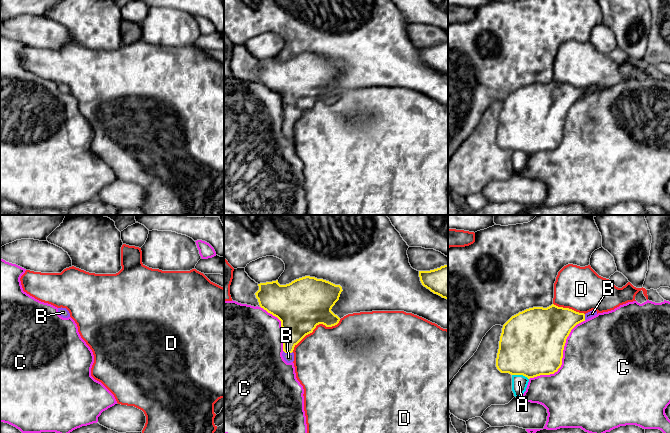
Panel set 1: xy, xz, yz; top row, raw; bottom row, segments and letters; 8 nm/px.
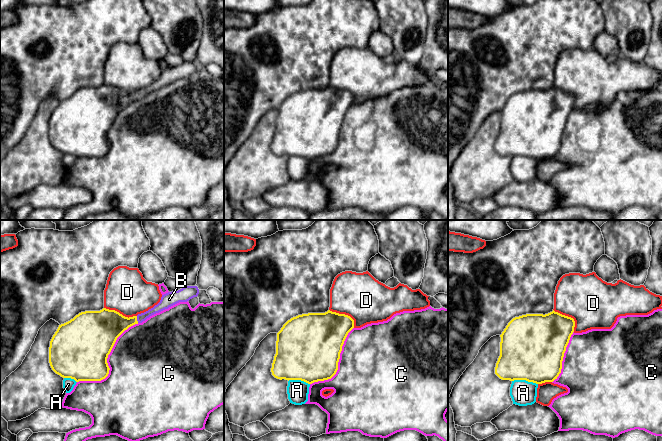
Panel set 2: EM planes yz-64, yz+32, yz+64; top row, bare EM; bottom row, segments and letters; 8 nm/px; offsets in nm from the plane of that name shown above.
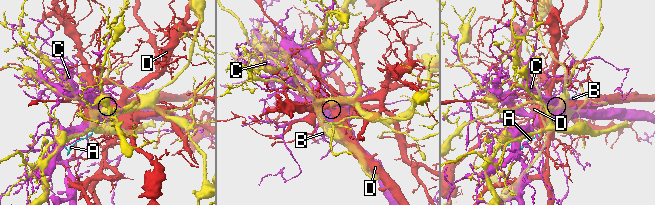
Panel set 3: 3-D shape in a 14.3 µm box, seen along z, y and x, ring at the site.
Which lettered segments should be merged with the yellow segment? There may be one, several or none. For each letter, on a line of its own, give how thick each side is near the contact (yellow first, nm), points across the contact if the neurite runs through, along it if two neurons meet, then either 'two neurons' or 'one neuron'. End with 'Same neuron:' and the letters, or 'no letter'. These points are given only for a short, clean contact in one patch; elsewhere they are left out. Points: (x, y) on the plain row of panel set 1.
A: calibres 500 and 130 nm; two neurons
B: calibres 260 and 80 nm; way xz (296, 98), (288, 120), (288, 128), (288, 133); one neuron
C: calibres 480 and 500 nm; two neurons
D: calibres 400 and 460 nm; two neurons
Same neuron: B

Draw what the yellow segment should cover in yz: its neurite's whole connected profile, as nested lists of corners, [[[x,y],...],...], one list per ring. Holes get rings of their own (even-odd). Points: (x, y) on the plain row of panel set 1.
[[[554,80],[519,88],[503,101],[497,145],[528,155],[554,150],[562,141],[564,122],[571,106],[595,91],[595,86],[584,90]]]

